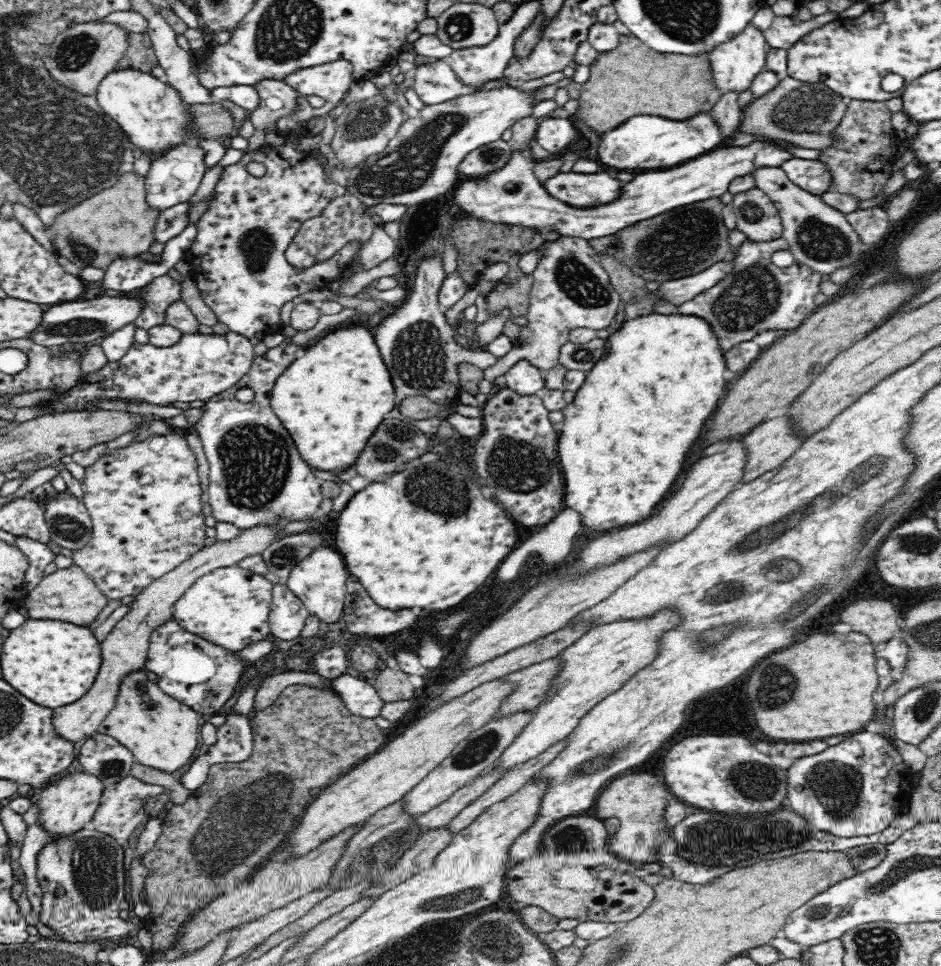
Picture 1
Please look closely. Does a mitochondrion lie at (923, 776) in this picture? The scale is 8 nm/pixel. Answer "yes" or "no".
no

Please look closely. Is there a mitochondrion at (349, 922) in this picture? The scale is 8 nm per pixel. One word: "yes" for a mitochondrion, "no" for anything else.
no

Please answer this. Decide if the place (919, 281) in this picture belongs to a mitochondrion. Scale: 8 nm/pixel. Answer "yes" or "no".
no

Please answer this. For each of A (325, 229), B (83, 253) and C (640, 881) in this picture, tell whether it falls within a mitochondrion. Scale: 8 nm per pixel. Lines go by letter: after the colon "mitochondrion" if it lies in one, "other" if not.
A: other
B: mitochondrion
C: other

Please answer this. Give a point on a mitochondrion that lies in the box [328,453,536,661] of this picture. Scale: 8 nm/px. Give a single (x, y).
(436, 492)

